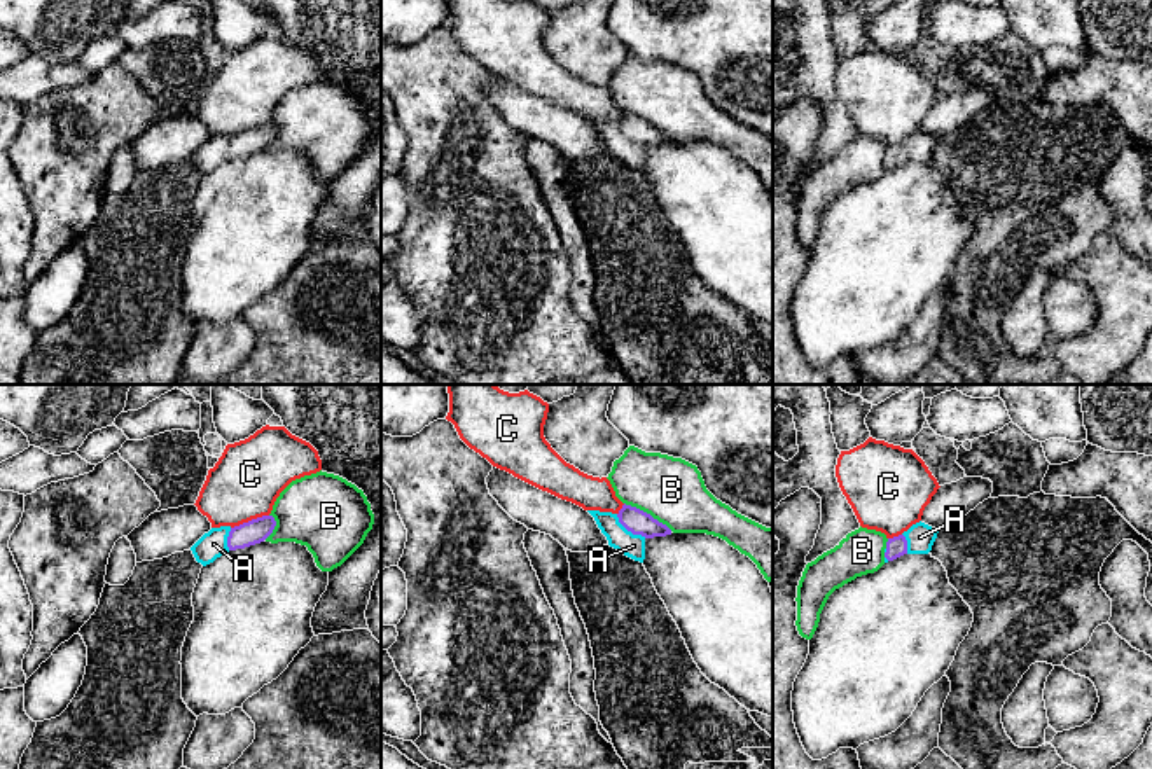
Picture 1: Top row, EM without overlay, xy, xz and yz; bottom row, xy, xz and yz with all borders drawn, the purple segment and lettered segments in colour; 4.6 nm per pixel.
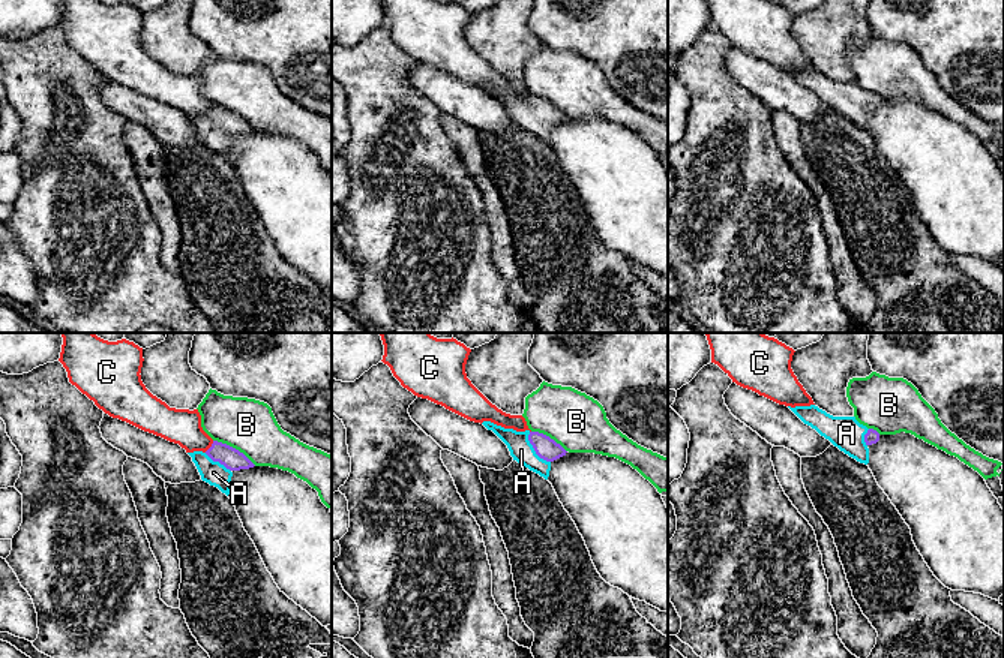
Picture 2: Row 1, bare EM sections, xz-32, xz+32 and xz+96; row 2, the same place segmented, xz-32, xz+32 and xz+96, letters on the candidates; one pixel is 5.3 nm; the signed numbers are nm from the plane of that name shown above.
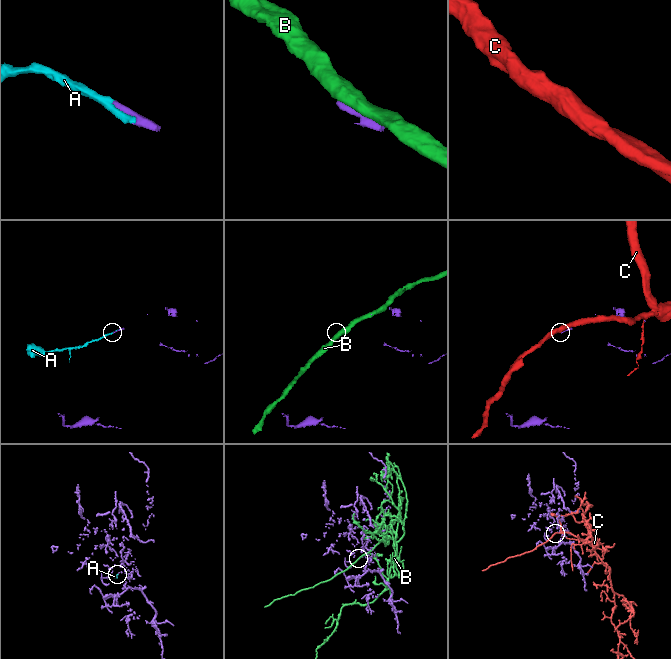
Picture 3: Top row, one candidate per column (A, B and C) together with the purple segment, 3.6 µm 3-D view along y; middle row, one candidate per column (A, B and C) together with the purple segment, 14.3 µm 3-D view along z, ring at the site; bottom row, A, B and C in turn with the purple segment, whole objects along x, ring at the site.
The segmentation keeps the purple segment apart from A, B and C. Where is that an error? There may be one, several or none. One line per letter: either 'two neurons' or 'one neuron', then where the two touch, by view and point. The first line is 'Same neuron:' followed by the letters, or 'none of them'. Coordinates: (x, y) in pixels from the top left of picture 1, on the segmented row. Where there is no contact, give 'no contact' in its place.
Same neuron: A
A: one neuron | xz (630, 530)
B: two neurons | xz (649, 514)
C: two neurons | xy (249, 521)

